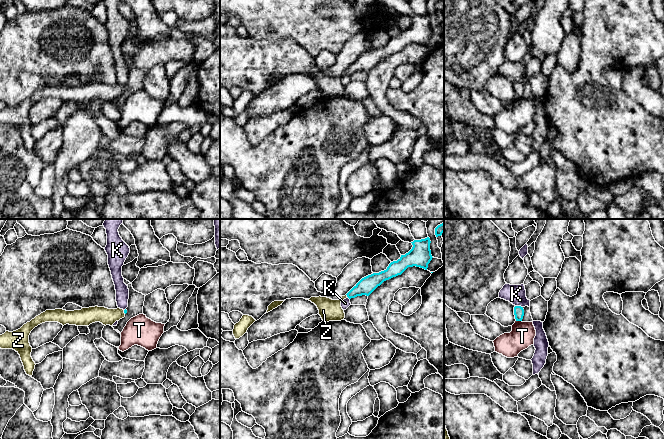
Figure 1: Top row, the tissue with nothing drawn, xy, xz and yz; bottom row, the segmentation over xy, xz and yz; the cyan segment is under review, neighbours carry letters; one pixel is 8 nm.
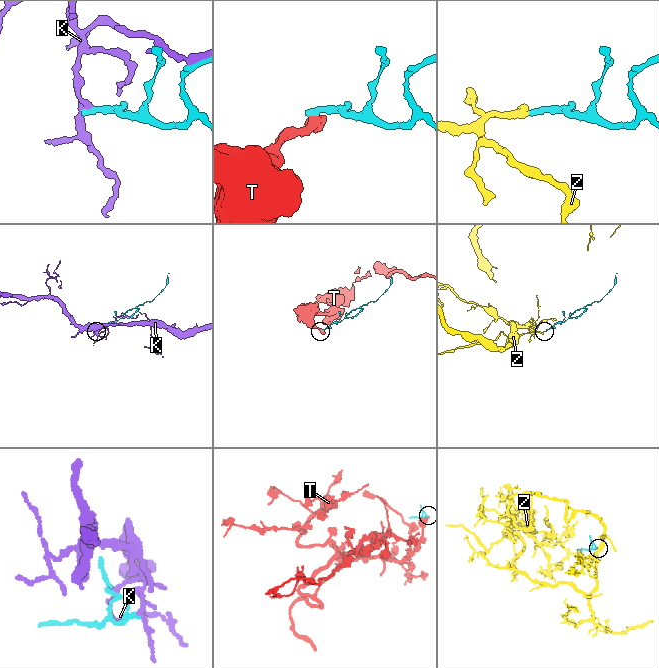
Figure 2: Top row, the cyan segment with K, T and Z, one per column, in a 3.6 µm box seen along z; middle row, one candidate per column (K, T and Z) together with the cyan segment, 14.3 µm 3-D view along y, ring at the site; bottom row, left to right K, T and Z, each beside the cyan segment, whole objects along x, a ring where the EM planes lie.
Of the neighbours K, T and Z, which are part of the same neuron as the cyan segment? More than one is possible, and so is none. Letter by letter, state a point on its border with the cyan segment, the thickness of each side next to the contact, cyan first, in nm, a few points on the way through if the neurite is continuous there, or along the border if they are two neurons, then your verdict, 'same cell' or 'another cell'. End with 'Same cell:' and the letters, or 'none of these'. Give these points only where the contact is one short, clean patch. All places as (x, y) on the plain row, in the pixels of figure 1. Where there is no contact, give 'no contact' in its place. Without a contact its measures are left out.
K: contact yz (519, 82); calibres 80 and 160 nm; another cell
T: contact yz (519, 96); calibres 80 and 190 nm; border yz (516, 96), (521, 97); another cell
Z: contact xz (347, 72); calibres 140 and 180 nm; way xz (368, 60), (347, 72), (330, 86); same cell
Same cell: Z

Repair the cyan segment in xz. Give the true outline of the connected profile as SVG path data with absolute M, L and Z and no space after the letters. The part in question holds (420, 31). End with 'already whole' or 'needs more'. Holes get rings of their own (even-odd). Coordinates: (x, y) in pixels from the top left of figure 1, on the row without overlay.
M430 14L414 16L411 19L413 23L408 29L401 31L397 37L391 38L386 46L362 54L345 72L342 72L340 76L332 76L321 72L311 73L306 76L311 77L317 82L319 91L323 97L344 96L345 89L341 83L342 76L362 71L369 72L384 57L401 51L408 43L416 42L427 46L428 40L433 34L430 26Z; needs more

